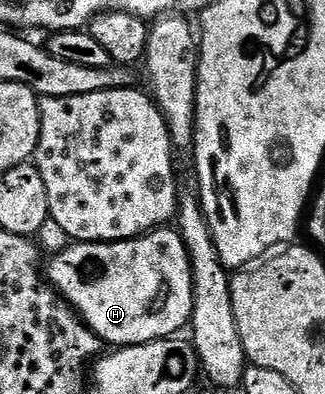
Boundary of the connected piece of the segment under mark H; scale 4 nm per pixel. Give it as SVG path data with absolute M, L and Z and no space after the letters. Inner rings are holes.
M161 227L150 233L144 233L141 237L135 237L129 241L82 241L69 244L69 249L64 249L52 262L46 265L46 281L51 288L55 289L73 309L76 310L81 321L100 338L101 342L110 344L112 347L126 345L145 345L151 341L162 341L177 336L180 328L187 326L192 319L192 273L191 259L179 232L172 227Z

